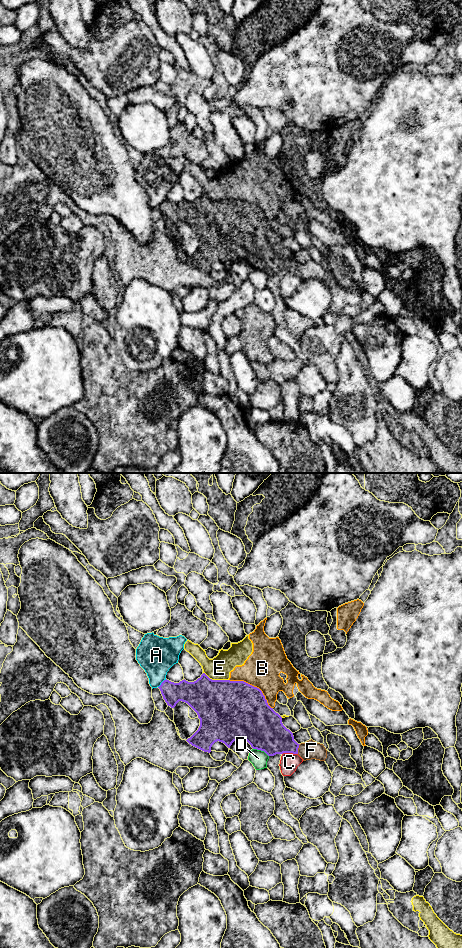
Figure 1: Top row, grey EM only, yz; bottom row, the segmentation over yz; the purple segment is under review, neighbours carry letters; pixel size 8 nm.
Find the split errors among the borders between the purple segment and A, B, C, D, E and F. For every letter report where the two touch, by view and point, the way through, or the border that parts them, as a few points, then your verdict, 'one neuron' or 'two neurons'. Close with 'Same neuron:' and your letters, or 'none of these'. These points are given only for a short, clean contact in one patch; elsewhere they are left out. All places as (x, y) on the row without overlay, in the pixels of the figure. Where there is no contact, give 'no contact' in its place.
A: meets purple in yz at (161, 203); two neurons
B: meets purple in yz at (253, 206); two neurons
C: meets purple in yz at (289, 272); border along yz (297, 273), (282, 274); two neurons
D: meets purple in yz at (261, 270); two neurons
E: meets purple in yz at (216, 200); two neurons
F: meets purple in yz at (297, 269); two neurons
Same neuron: none of these

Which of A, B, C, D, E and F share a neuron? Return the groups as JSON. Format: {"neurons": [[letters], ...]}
{"neurons": [["A"], ["B", "E"], ["C"], ["D"], ["F"]]}

